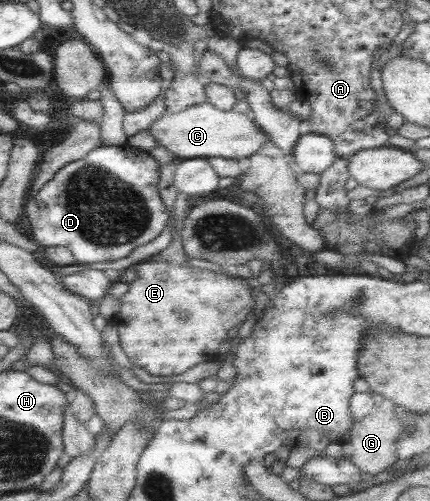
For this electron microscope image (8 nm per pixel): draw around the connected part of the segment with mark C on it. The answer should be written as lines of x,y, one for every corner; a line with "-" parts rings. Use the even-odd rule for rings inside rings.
207,102
185,108
171,114
164,112
147,128
159,147
166,148
171,154
183,159
225,158
231,160
247,159
259,152
269,137
261,133
252,116
239,112
221,111

